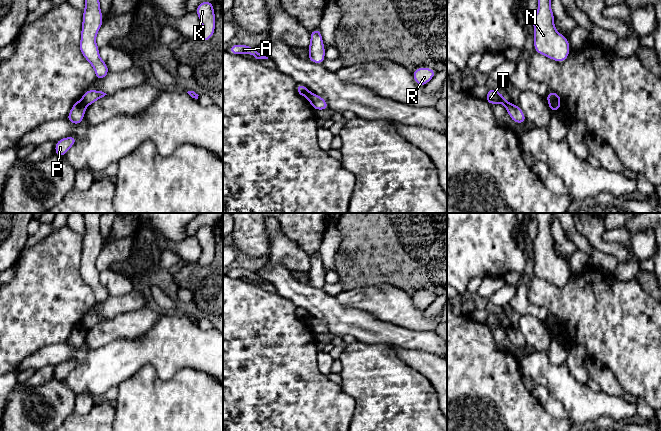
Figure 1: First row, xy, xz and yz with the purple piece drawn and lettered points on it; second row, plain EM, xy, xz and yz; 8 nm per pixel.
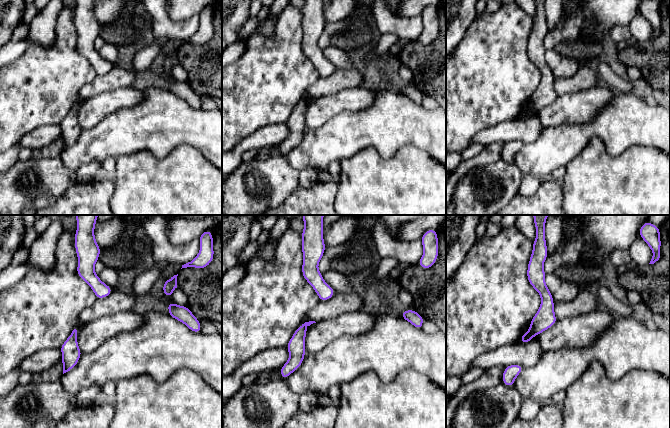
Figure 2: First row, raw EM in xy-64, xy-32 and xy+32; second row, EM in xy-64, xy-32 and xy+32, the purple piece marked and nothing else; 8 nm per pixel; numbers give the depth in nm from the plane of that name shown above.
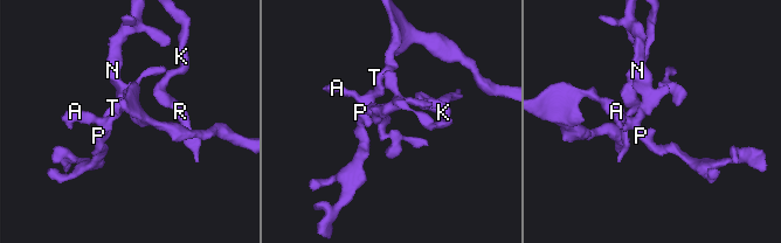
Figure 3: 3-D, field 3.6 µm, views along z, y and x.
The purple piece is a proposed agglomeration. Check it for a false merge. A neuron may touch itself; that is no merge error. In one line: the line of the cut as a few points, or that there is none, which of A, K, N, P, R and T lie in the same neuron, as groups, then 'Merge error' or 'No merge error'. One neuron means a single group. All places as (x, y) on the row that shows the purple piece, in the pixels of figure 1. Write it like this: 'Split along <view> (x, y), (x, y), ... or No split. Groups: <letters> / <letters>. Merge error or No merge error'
Split along xy (81, 99), (86, 107). Groups: A P T / K N R. Merge error

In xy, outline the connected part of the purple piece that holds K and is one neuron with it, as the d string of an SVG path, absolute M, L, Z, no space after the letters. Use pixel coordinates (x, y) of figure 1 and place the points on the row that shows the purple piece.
M204 1L199 3L195 13L202 23L202 29L198 36L198 40L207 42L215 33L215 12L213 2Z

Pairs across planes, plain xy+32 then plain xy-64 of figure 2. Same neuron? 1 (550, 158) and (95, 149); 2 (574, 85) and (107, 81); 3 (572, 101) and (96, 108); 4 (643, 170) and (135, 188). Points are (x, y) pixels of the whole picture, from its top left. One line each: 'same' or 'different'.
1: same
2: same
3: same
4: same

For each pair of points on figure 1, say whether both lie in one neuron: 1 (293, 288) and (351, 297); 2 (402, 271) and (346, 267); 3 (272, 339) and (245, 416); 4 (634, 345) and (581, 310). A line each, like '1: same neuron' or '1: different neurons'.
1: different neurons
2: same neuron
3: same neuron
4: same neuron

